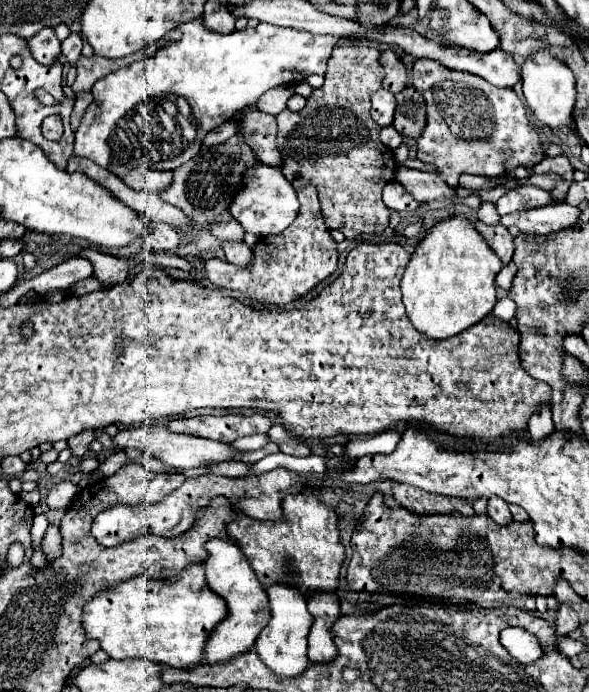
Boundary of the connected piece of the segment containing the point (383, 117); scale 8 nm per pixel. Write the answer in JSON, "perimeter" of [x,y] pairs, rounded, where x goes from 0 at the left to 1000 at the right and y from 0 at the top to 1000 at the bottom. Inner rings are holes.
{"perimeter":[[[643,129],[630,137],[630,169],[640,181],[664,181],[664,166],[671,163],[671,137],[664,132]]]}

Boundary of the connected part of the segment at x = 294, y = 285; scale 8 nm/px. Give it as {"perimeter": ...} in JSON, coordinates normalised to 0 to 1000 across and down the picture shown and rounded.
{"perimeter":[[[521,266],[508,276],[508,308],[501,319],[474,340],[457,340],[440,345],[430,354],[430,377],[423,386],[385,383],[372,395],[355,395],[362,412],[379,418],[409,421],[413,426],[457,438],[457,441],[487,441],[497,432],[508,432],[521,421],[528,421],[538,409],[559,400],[572,386],[572,351],[552,328],[552,316],[545,308],[538,273]]]}

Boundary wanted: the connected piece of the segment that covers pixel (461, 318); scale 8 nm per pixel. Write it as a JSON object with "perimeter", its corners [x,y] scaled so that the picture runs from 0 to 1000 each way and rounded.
{"perimeter":[[[766,311],[739,322],[708,351],[681,406],[691,458],[735,490],[759,490],[796,475],[837,449],[840,400],[851,386],[851,374],[789,311]]]}

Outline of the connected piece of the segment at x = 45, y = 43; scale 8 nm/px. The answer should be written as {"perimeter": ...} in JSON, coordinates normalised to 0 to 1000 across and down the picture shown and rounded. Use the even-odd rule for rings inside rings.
{"perimeter":[[[73,39],[73,45],[66,45],[63,51],[42,56],[42,59],[46,59],[46,68],[49,68],[56,85],[76,97],[87,97],[104,77],[100,56],[87,39]]]}

